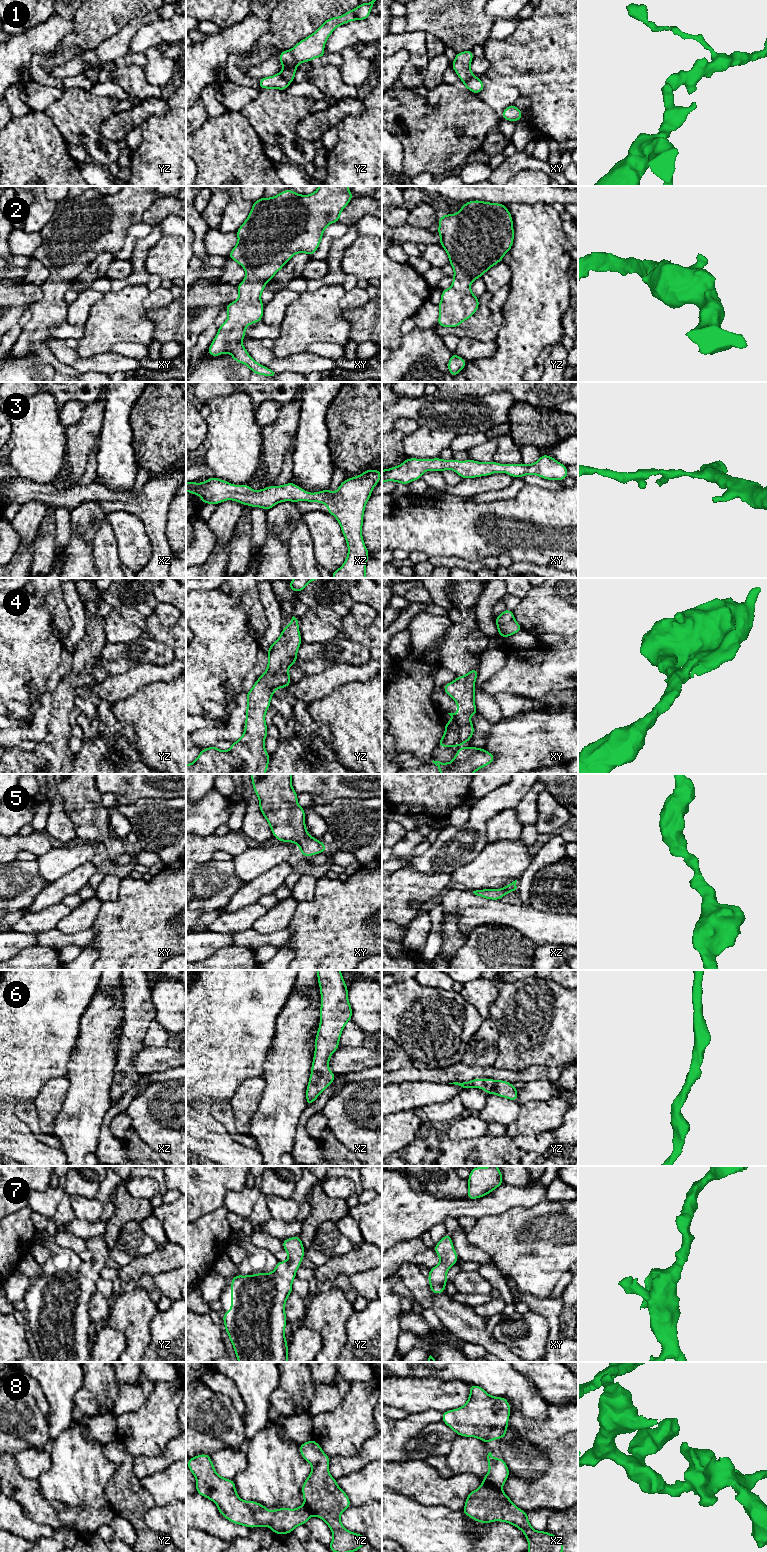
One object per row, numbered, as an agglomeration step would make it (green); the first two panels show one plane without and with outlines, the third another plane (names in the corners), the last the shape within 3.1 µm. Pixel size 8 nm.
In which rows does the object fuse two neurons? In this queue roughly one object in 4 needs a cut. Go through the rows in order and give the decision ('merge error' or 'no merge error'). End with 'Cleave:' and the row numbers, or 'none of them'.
1: no merge error
2: no merge error
3: no merge error
4: no merge error
5: no merge error
6: no merge error
7: no merge error
8: merge error
Cleave: 8

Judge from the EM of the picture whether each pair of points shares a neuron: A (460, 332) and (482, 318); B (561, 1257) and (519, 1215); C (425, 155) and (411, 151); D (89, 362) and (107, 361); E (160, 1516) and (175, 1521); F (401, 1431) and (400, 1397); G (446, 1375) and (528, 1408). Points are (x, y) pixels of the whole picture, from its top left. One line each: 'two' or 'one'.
A: one
B: one
C: one
D: one
E: one
F: two
G: one

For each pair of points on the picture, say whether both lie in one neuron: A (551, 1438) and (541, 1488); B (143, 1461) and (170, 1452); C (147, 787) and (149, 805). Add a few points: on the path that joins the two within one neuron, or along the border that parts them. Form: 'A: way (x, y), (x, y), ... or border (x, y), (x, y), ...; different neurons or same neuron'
A: way (554, 1450), (553, 1476); same neuron
B: way (150, 1461), (161, 1461), (163, 1459); same neuron
C: border (172, 798), (139, 798), (125, 804); different neurons

